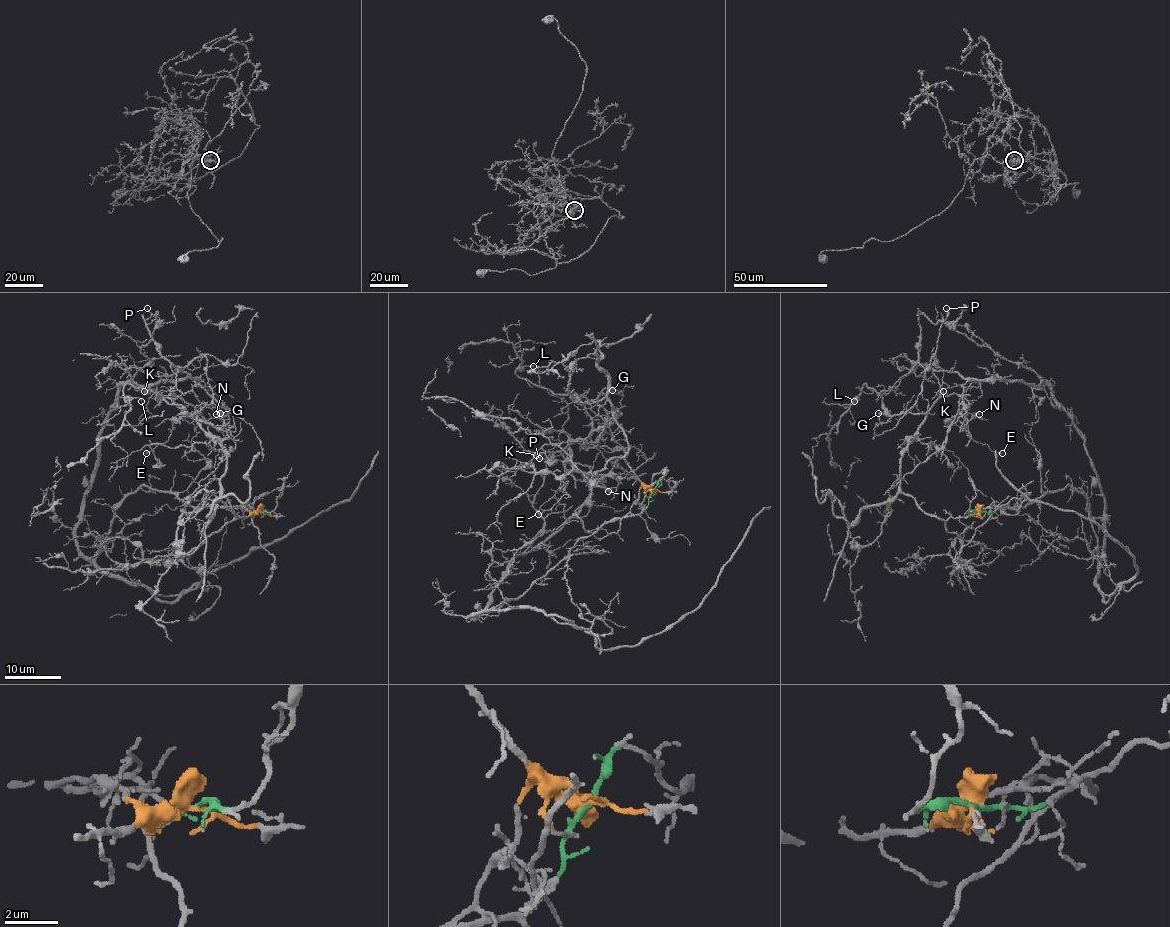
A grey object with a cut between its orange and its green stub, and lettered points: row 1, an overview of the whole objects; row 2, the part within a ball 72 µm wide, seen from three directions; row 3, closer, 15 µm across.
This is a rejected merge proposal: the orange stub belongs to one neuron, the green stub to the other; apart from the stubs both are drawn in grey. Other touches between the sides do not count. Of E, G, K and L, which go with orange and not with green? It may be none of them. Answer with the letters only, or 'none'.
E, G, K, L

